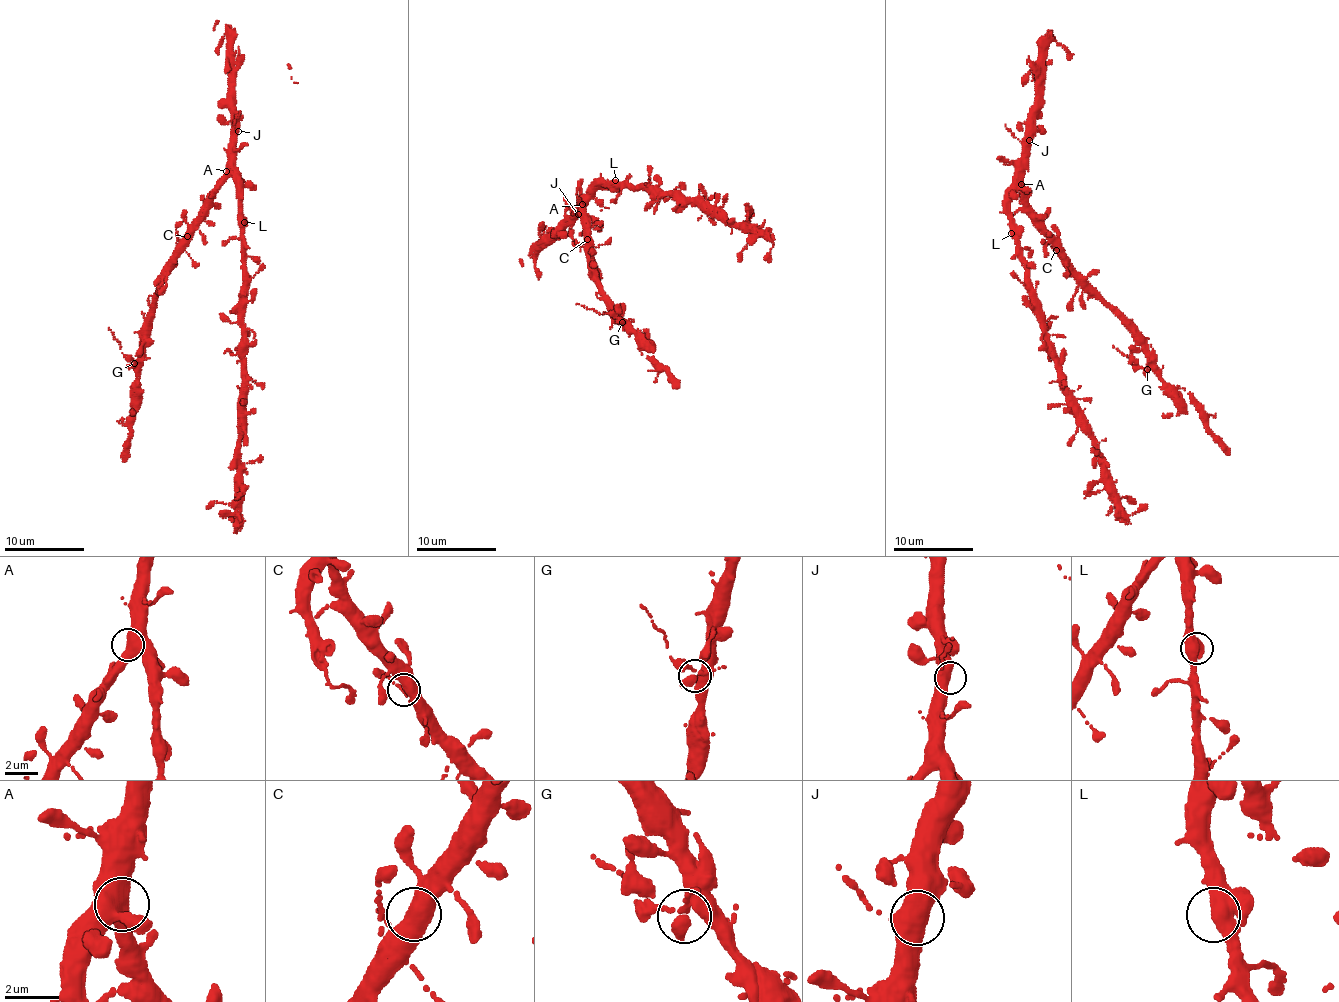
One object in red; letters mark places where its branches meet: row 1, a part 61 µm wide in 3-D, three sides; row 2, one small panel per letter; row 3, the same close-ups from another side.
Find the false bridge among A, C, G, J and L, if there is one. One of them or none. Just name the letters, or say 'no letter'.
G

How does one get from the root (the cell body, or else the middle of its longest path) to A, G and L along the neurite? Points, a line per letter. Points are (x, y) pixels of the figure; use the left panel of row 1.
A: (240, 194), (238, 180), (226, 171)
G: (240, 194), (238, 180), (229, 177), (214, 192), (190, 237), (166, 268), (143, 338), (141, 356), (135, 363)
L: (240, 194), (240, 214), (244, 222)

